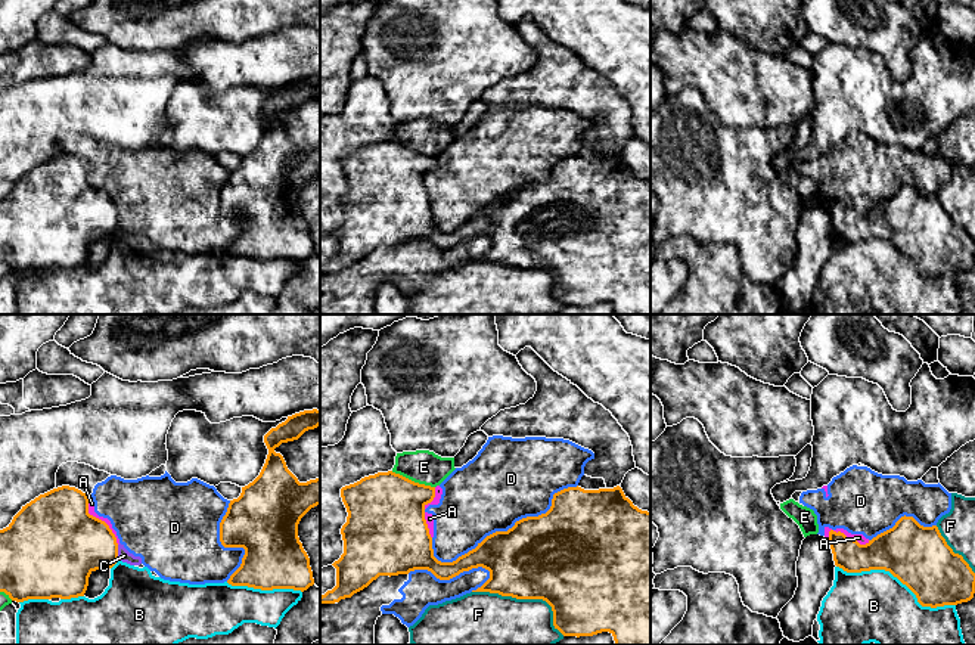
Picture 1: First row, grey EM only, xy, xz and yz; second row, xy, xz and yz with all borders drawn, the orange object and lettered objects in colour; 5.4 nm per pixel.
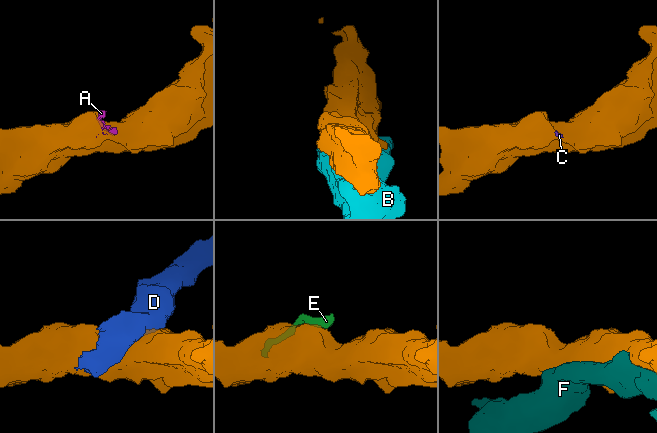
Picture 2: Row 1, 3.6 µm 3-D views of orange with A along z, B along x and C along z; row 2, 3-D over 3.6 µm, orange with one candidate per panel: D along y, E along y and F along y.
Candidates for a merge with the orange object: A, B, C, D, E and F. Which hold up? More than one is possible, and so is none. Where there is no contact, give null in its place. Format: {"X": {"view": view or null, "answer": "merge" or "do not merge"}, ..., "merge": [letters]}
{"A": {"view": "xy", "answer": "do not merge"}, "B": {"view": "yz", "answer": "do not merge"}, "C": {"view": "xy", "answer": "do not merge"}, "D": {"view": "xz", "answer": "do not merge"}, "E": {"view": "xz", "answer": "do not merge"}, "F": {"view": "xz", "answer": "do not merge"}, "merge": []}

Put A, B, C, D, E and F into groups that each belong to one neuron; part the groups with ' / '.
A C D / B / E / F

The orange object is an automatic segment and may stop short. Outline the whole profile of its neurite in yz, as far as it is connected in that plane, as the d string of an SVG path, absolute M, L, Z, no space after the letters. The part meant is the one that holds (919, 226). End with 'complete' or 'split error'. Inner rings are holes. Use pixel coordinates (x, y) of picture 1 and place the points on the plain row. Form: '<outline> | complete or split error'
M901 186L895 195L866 214L841 201L829 201L835 235L847 242L885 239L906 254L922 276L944 276L968 272L975 263L975 242L962 224L954 223L937 195L923 196L913 186Z | complete

